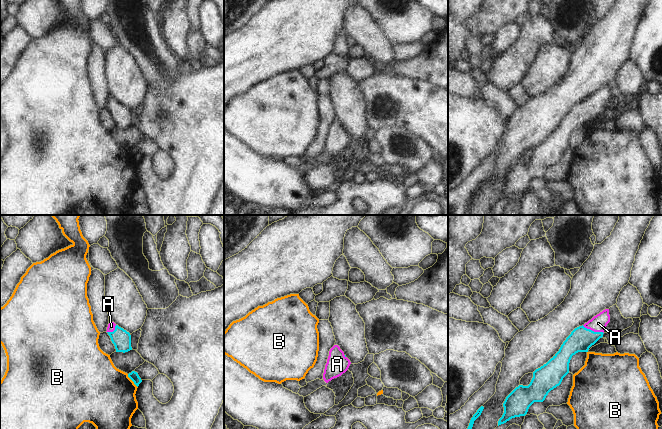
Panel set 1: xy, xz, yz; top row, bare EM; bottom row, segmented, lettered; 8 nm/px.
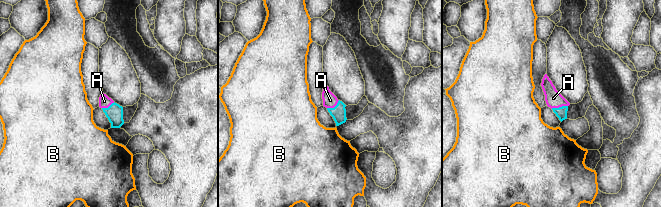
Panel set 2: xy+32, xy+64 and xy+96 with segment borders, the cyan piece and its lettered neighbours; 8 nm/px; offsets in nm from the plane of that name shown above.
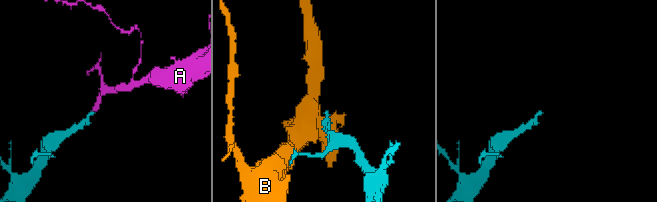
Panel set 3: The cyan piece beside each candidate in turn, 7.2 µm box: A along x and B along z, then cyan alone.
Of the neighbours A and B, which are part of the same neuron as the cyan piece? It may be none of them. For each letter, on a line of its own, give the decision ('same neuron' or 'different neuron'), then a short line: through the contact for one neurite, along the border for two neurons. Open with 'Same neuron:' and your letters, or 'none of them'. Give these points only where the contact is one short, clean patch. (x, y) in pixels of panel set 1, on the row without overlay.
Same neuron: A
A: same neuron; line yz (581, 115), (593, 107), (598, 99)
B: different neuron

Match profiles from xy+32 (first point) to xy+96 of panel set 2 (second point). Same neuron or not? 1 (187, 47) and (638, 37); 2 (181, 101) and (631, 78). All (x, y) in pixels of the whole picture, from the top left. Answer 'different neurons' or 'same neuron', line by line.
1: different neurons
2: different neurons

